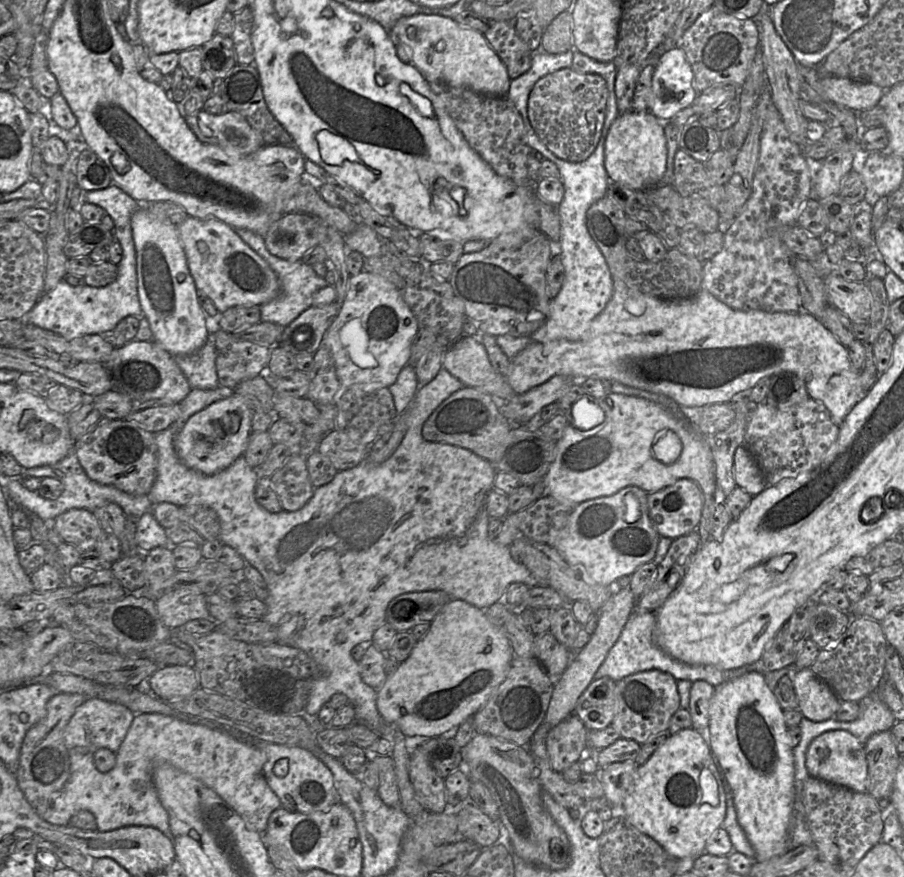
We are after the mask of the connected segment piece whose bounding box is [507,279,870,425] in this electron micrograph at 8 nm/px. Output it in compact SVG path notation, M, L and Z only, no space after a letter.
M621 279L613 280L613 295L606 305L605 309L592 321L586 334L579 341L554 341L550 343L535 342L528 345L511 360L511 369L507 377L507 382L517 395L521 395L537 387L556 375L570 377L576 381L582 381L587 378L598 378L619 382L626 386L646 390L652 393L665 395L677 404L687 407L708 407L717 403L727 403L739 392L748 392L756 386L762 379L769 378L779 372L792 372L799 376L806 385L809 396L824 404L830 412L832 419L838 425L841 425L845 417L850 413L853 407L859 403L868 394L870 389L863 388L860 372L856 371L849 360L848 348L842 345L838 339L814 316L799 311L790 312L766 312L762 310L736 310L730 308L712 294L705 290L700 290L690 298L665 300L646 295L637 288L632 288Z

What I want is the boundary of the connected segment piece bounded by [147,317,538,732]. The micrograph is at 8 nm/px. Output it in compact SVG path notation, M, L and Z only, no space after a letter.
M218 317L206 318L208 337L202 348L192 354L173 355L177 365L187 378L192 390L179 404L181 412L176 422L173 423L169 428L155 433L155 442L157 446L157 472L155 482L147 496L150 499L152 505L168 502L179 507L187 505L203 505L213 509L217 513L221 524L221 542L224 545L235 549L248 564L255 567L262 574L268 586L268 597L265 600L267 605L267 613L262 619L277 628L277 643L297 647L306 651L317 662L320 668L320 675L314 677L310 681L310 694L304 712L307 714L317 715L321 707L326 704L334 694L342 693L347 696L348 703L353 706L356 714L356 721L365 725L368 729L374 732L380 731L381 723L383 723L384 720L376 707L377 689L370 687L362 680L359 662L353 659L351 656L351 650L360 642L372 641L372 636L375 630L386 623L386 610L388 604L393 598L408 592L442 590L445 591L451 597L451 599L462 599L480 609L483 609L498 601L501 601L504 597L507 587L513 582L521 582L528 585L529 587L538 585L536 579L526 568L526 566L523 563L517 563L512 559L509 546L496 543L488 535L488 522L490 517L486 510L487 495L494 488L494 480L497 473L497 470L494 468L493 464L468 449L447 443L430 442L425 440L422 436L422 427L428 417L445 399L447 399L454 392L463 388L464 385L460 380L454 377L444 367L442 367L431 382L419 387L415 366L407 364L400 371L397 380L388 387L394 400L396 414L401 414L405 409L407 409L408 405L410 409L409 426L407 432L394 454L388 460L380 464L372 463L366 458L354 468L338 471L331 482L319 488L315 488L312 498L306 503L304 507L297 511L287 512L282 510L279 513L272 513L262 507L256 500L255 488L260 475L257 469L251 467L248 464L244 455L237 458L228 468L213 475L204 475L199 471L187 467L180 460L175 450L175 438L186 421L192 415L225 398L226 394L231 393L226 392L223 390L223 388L219 388L219 381L215 364L215 334L216 331L220 329L217 322Z

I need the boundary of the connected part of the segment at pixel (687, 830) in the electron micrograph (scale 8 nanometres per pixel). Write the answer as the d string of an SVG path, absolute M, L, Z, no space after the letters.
M692 727L669 734L650 758L637 767L631 791L625 797L620 812L675 859L701 855L709 839L722 827L726 816L723 782L701 734Z

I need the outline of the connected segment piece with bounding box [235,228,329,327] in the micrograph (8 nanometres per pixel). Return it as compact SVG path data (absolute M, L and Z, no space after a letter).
M235 229L236 233L246 242L258 255L269 264L276 273L280 282L280 292L272 301L261 305L261 321L271 322L281 326L287 326L295 320L302 312L312 306L313 295L321 288L328 286L326 280L318 276L312 266L301 260L288 261L272 255L264 242L264 237L248 229Z

